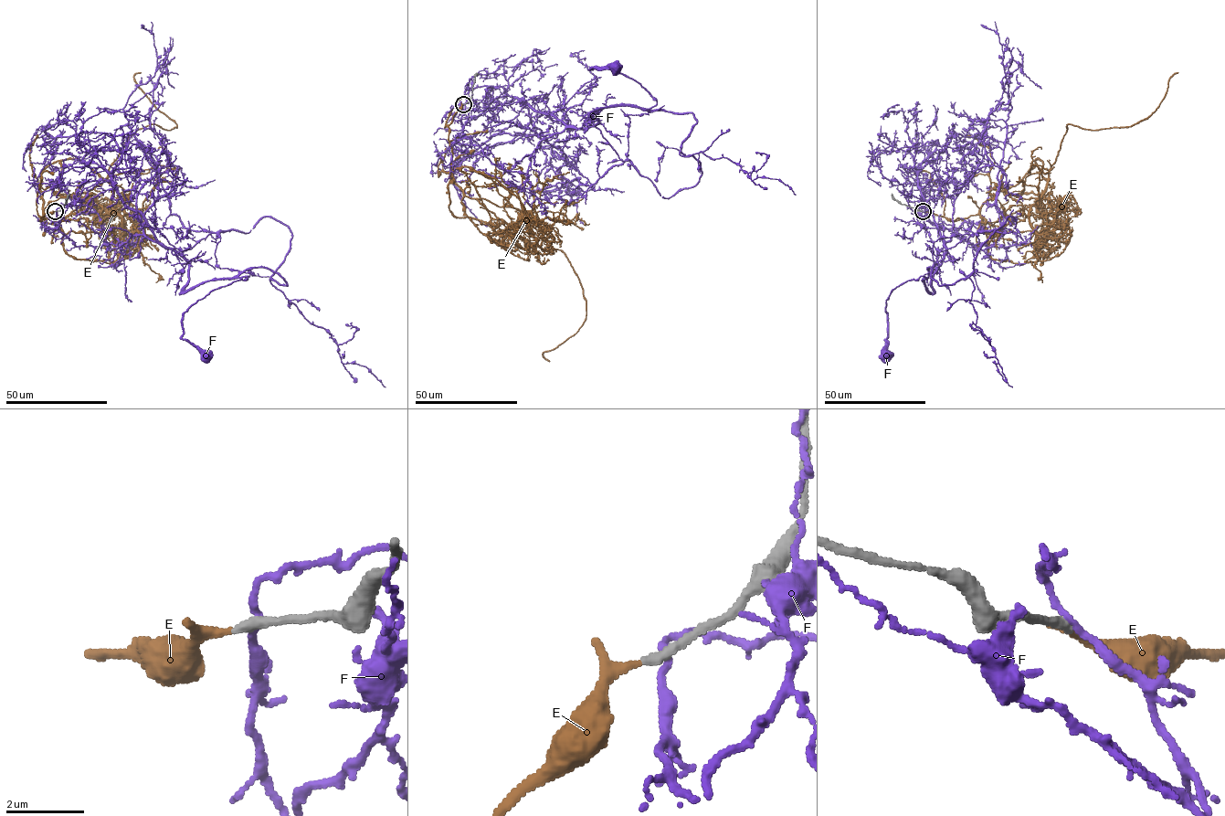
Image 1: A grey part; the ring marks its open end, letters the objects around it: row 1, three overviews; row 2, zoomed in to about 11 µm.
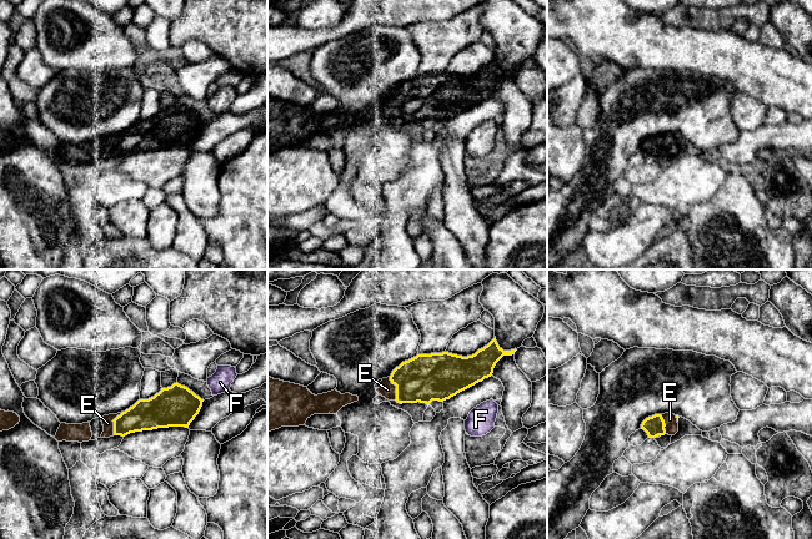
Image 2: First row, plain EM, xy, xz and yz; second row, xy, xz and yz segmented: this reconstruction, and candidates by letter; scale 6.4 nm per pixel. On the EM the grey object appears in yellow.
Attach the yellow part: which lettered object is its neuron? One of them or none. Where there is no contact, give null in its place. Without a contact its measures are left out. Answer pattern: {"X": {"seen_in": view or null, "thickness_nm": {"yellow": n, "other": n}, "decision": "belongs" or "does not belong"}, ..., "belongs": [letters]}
{"E": {"seen_in": "xy", "thickness_nm": {"yellow": 200, "other": 70}, "decision": "belongs"}, "F": {"seen_in": null, "decision": "does not belong"}, "belongs": ["E"]}

